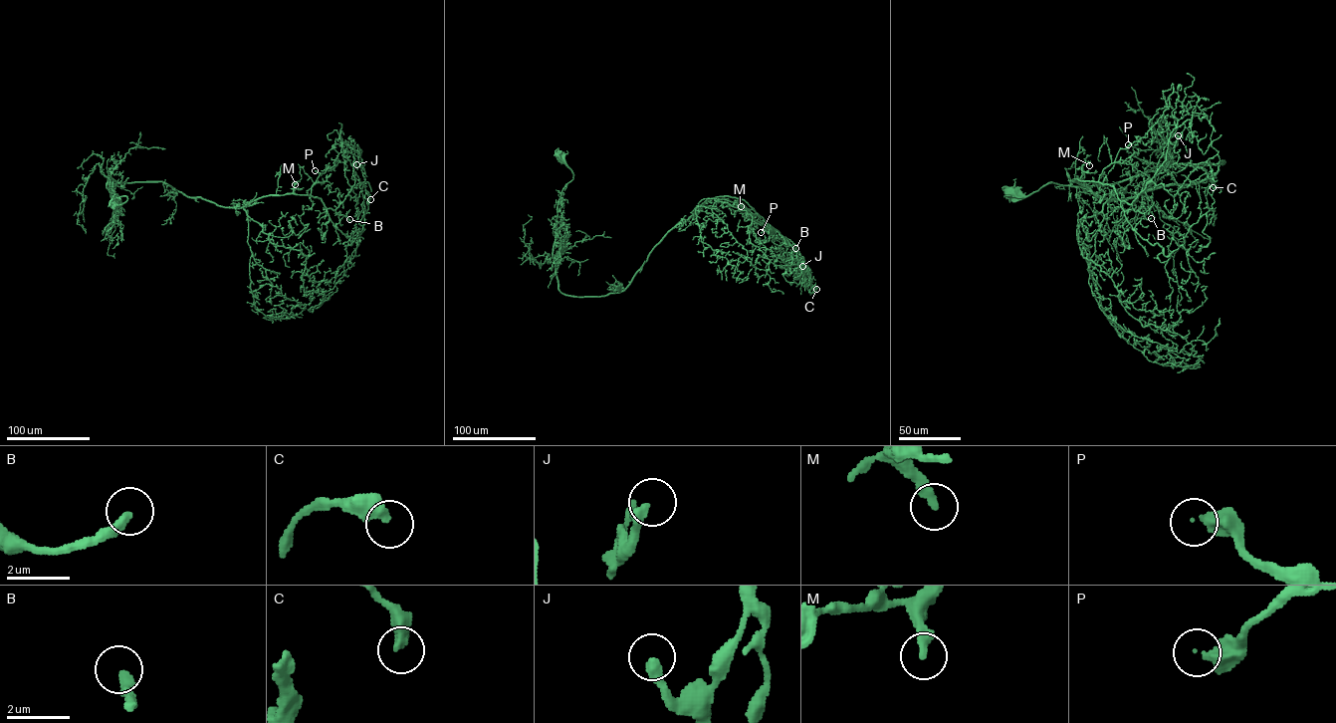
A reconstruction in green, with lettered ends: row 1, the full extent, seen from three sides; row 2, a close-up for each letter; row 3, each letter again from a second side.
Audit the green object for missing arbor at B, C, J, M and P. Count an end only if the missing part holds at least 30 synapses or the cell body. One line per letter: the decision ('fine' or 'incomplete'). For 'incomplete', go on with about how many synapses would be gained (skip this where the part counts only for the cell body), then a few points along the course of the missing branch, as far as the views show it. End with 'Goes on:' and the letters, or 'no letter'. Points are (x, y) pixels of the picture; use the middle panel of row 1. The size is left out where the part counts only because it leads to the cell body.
B: incomplete; about 45 synapses
C: fine
J: fine
M: fine
P: incomplete; about 45 synapses
Goes on: B, P

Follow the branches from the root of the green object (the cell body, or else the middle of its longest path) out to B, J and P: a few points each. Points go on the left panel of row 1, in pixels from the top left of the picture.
B: (112, 203), (127, 197), (111, 198), (107, 182), (163, 182), (225, 207), (269, 195), (311, 195), (349, 219)
J: (112, 203), (127, 197), (111, 198), (107, 182), (163, 182), (223, 206), (296, 193), (334, 210), (356, 164)
P: (112, 203), (127, 197), (111, 198), (107, 182), (163, 182), (244, 207), (310, 195), (315, 170)

